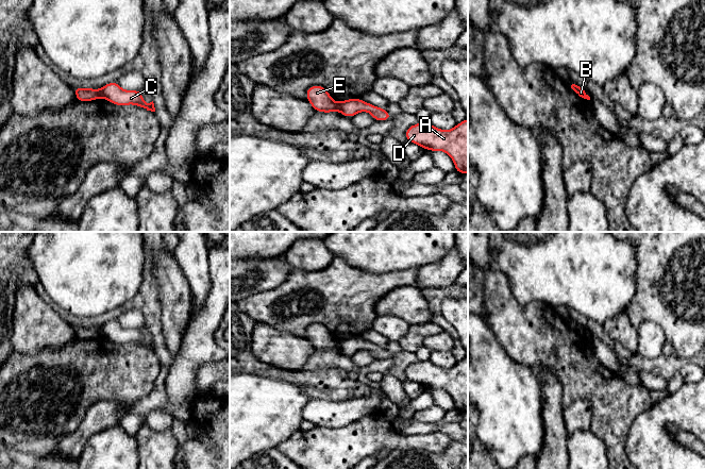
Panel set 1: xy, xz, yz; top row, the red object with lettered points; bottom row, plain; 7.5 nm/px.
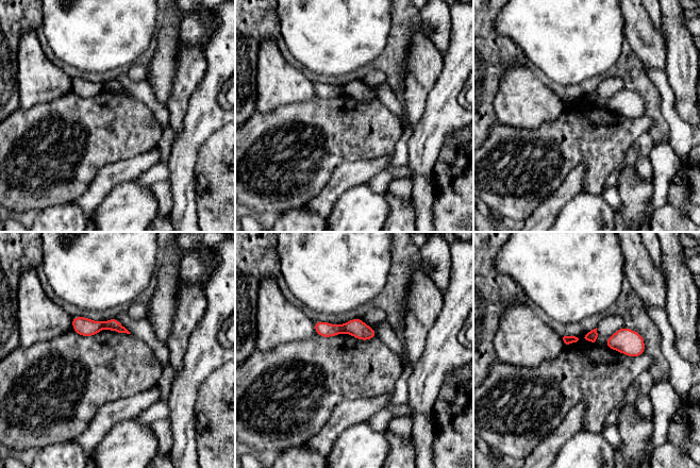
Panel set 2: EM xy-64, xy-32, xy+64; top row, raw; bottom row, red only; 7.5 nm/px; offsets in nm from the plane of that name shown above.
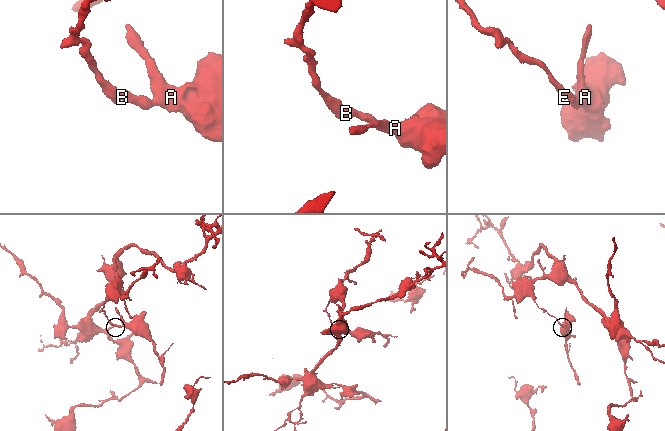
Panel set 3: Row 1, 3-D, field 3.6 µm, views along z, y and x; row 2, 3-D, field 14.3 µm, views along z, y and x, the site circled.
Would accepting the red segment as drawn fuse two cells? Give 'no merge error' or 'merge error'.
merge error

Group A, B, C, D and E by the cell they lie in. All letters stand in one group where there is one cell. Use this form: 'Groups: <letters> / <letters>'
Groups: A B C D / E

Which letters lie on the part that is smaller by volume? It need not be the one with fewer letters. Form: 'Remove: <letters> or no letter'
Remove: A, B, C, D

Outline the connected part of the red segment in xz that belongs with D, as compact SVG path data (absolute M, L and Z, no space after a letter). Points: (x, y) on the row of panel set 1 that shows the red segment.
M468 119L452 130L440 130L430 122L418 122L405 131L406 140L424 150L444 151L454 162L455 171L468 173Z

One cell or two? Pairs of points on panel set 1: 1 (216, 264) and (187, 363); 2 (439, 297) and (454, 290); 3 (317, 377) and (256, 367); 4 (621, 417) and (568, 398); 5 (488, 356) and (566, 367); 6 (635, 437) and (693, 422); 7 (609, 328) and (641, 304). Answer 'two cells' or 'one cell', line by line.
1: one cell
2: one cell
3: one cell
4: one cell
5: two cells
6: one cell
7: two cells

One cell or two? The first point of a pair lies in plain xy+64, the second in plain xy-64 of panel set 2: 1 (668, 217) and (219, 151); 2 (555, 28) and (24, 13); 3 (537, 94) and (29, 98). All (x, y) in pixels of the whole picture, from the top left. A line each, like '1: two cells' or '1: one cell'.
1: one cell
2: two cells
3: one cell

